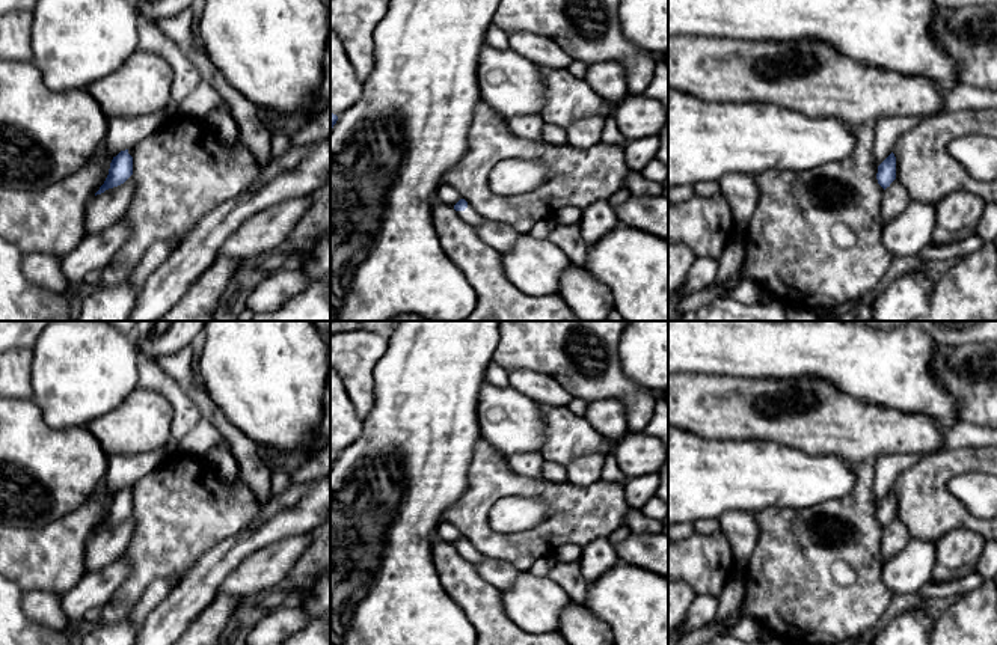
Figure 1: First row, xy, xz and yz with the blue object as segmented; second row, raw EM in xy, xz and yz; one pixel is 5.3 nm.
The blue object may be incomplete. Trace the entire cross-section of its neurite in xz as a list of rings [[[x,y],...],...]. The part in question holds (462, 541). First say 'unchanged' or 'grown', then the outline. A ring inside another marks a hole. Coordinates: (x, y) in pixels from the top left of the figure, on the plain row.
grown | [[[460,536],[454,547],[457,549],[459,555],[472,564],[480,564],[486,556],[478,552],[478,549],[468,541],[465,536]]]

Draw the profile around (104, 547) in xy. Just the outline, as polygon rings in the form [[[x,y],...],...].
[[[130,514],[124,521],[94,533],[84,553],[84,571],[97,571],[121,558],[133,535],[134,517]]]

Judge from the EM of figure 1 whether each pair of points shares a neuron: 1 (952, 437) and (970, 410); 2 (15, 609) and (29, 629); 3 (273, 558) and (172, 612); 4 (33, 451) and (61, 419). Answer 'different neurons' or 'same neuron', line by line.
1: different neurons
2: same neuron
3: different neurons
4: different neurons

